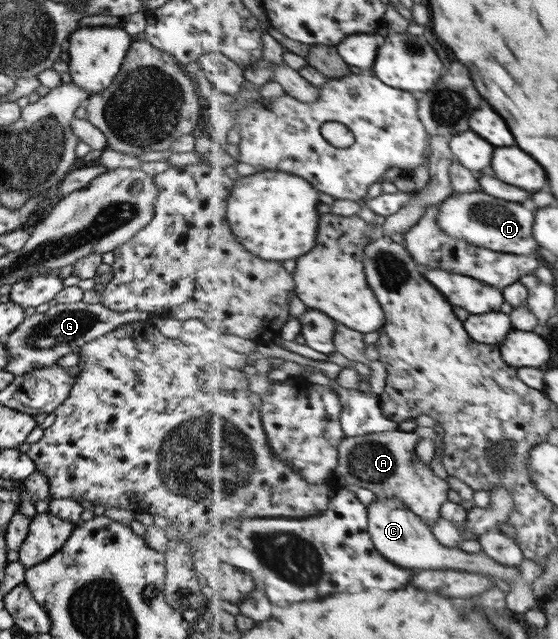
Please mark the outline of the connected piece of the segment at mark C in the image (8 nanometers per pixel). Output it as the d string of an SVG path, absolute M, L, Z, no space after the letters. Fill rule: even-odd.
M375 498L368 506L369 532L375 547L394 564L412 569L413 571L454 569L470 571L471 573L490 574L503 581L515 580L519 575L518 567L504 566L490 558L483 550L477 553L468 553L459 547L450 548L440 544L436 535L420 516L401 498Z

